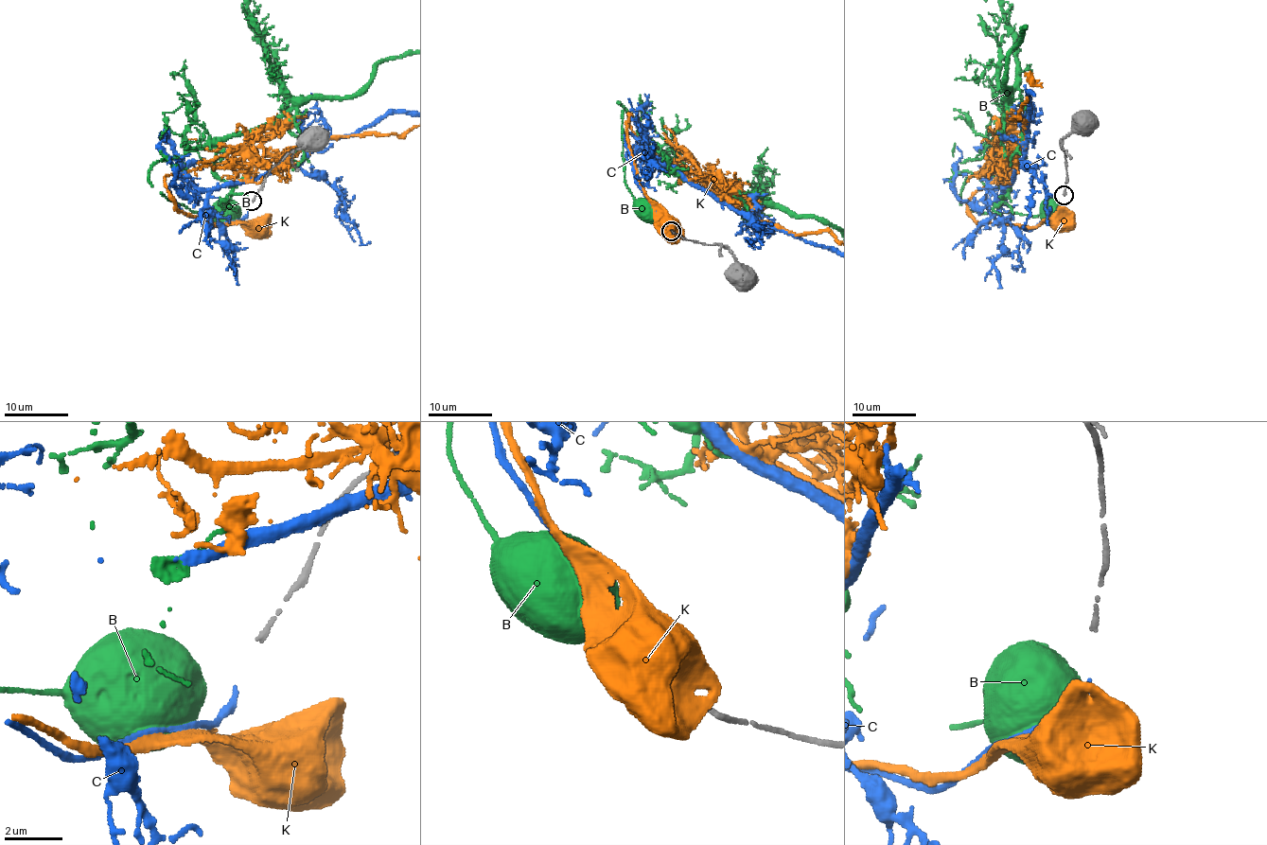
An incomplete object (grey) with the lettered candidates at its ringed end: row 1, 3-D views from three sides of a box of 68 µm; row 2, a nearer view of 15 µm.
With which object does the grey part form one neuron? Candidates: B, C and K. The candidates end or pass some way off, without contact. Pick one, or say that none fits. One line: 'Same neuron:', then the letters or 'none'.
Same neuron: C

